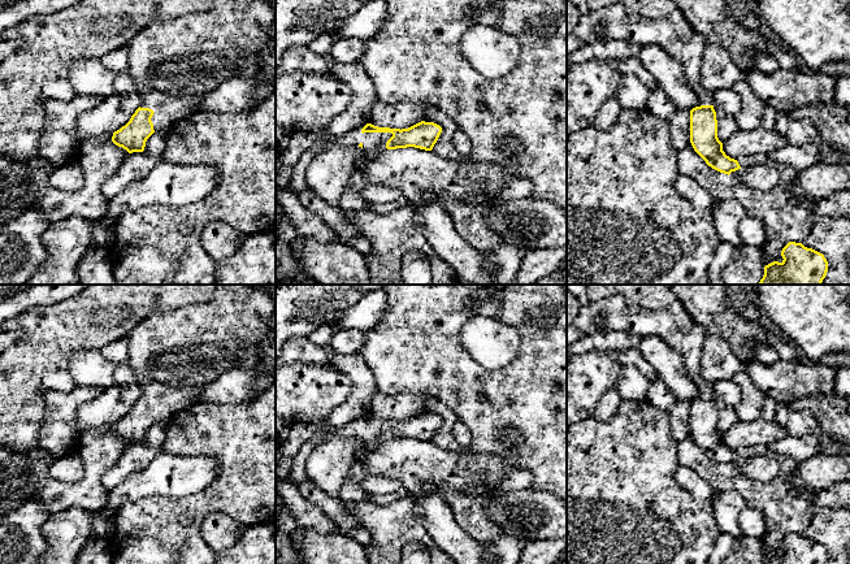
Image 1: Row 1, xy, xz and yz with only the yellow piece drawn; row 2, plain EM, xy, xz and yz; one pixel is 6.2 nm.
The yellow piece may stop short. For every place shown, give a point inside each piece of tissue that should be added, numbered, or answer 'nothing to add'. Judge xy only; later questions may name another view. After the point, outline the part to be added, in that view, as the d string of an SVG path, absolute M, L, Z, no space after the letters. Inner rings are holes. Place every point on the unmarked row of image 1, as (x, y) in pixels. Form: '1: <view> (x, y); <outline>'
1: xy (234, 316); M218 285L216 287L212 298L207 303L191 304L191 305L186 305L186 307L182 307L182 308L178 308L178 309L170 311L170 312L155 312L155 313L147 316L146 318L143 318L135 326L135 329L127 335L129 355L130 355L130 366L134 370L135 377L136 377L136 379L138 379L140 387L142 387L140 399L149 399L155 403L152 409L151 409L151 412L153 415L155 424L156 422L165 422L166 424L175 413L183 411L185 408L188 408L192 404L192 400L195 398L198 398L199 395L201 395L201 392L204 390L204 386L179 387L179 386L170 386L170 385L159 382L153 376L153 365L155 365L155 360L161 353L168 352L168 351L175 351L175 350L179 350L182 347L192 347L192 346L198 346L198 344L207 344L207 343L220 342L226 347L229 355L231 355L234 357L234 360L237 363L235 368L248 369L259 361L259 357L260 357L259 343L270 333L270 329L269 329L268 324L264 320L266 317L272 316L274 312L276 312L276 298L264 286L253 287L252 285Z

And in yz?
1: yz (673, 325); M617 294L582 304L576 320L567 327L567 346L594 333L625 331L641 338L656 335L684 359L701 396L715 396L712 385L702 377L699 363L708 333L686 312L680 300L663 311L629 304Z

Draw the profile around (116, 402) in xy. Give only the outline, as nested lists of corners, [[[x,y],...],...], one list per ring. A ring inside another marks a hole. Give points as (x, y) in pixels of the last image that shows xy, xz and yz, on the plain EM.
[[[116,365],[113,385],[101,395],[84,403],[75,415],[78,433],[90,428],[109,425],[125,417],[140,398],[142,387],[130,365]]]

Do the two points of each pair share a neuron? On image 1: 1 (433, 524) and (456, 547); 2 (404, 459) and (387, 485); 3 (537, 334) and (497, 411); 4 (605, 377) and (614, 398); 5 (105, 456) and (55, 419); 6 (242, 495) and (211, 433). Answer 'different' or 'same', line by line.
1: same
2: different
3: same
4: different
5: different
6: same

